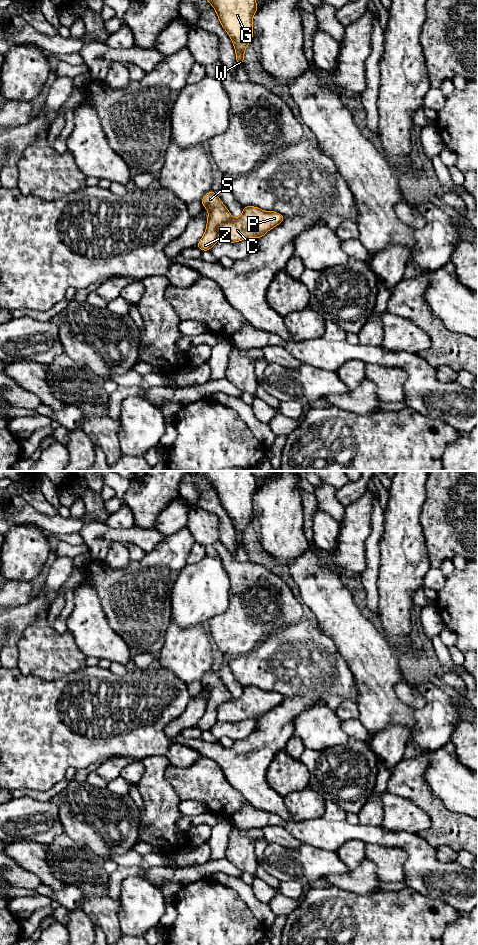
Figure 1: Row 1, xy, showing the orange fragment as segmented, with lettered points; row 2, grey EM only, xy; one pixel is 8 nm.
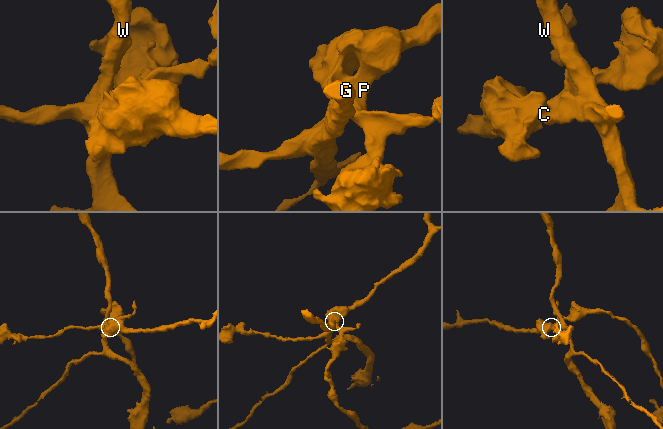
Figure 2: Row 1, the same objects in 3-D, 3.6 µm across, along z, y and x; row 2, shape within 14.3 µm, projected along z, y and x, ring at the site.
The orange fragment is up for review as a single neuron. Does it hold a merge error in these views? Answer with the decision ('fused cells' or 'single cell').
single cell

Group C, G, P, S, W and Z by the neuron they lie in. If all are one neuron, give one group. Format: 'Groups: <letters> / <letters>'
Groups: C G P S W Z

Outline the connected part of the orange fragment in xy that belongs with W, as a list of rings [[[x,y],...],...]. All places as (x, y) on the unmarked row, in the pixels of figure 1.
[[[196,471],[217,493],[222,507],[228,513],[239,545],[253,518],[253,497],[258,486],[252,471]]]

